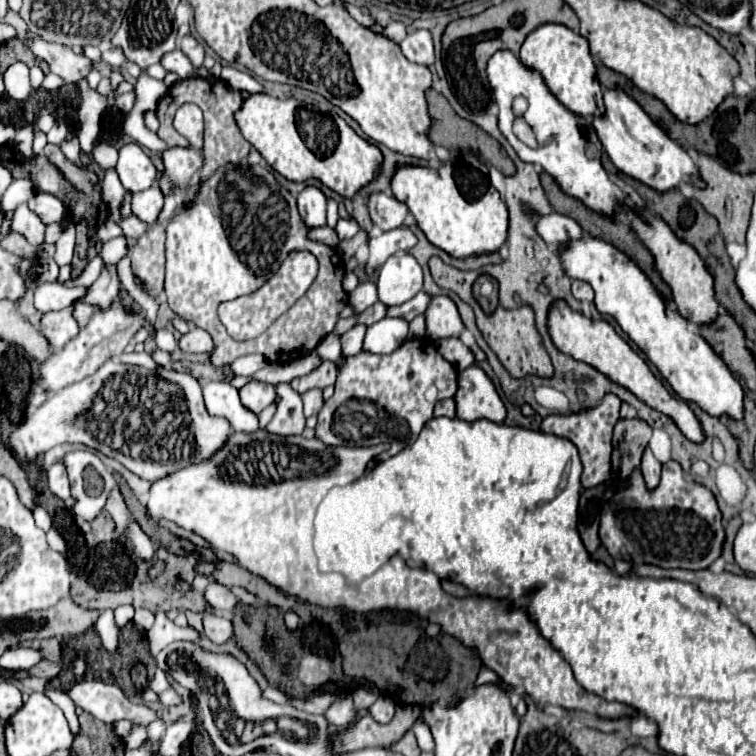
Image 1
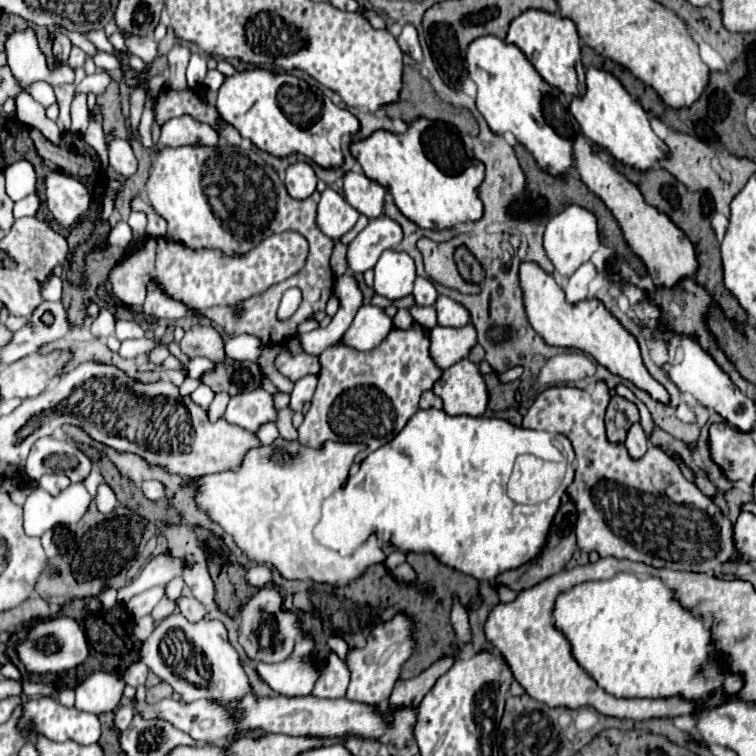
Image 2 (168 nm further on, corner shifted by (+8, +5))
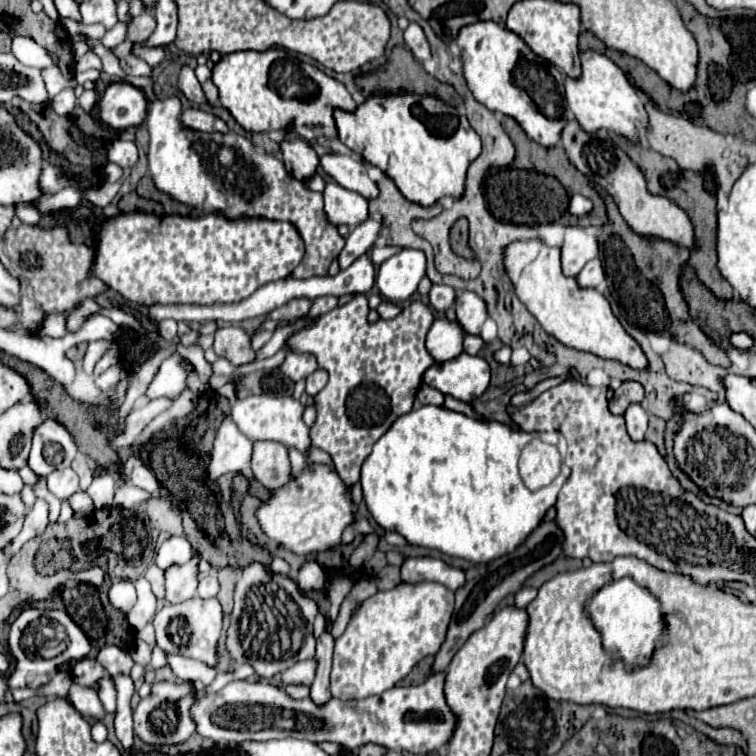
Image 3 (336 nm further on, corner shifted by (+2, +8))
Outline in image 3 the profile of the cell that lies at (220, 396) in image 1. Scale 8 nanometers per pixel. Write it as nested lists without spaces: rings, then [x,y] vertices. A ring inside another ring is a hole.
[[[289,447],[289,461],[291,461],[291,467],[293,467],[293,471],[295,473],[299,473],[299,469],[303,469],[303,465],[305,465],[305,455],[299,451],[299,449],[295,449],[295,447]]]

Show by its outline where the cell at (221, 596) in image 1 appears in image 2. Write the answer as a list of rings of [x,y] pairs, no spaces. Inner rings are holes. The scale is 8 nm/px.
[[[193,564],[185,568],[185,584],[193,590],[193,596],[203,604],[203,606],[211,606],[213,604],[213,582],[211,576],[207,572],[207,564]]]

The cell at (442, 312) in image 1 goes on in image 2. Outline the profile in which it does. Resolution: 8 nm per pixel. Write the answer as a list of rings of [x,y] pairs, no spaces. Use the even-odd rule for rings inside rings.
[[[439,296],[435,308],[437,308],[437,320],[441,326],[461,328],[469,324],[469,310],[463,304],[457,304],[455,300],[447,296]]]

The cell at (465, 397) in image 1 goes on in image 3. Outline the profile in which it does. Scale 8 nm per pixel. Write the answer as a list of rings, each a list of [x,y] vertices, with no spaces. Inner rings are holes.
[[[463,353],[457,359],[435,363],[423,375],[423,383],[439,389],[443,395],[471,403],[489,387],[489,365],[477,355]]]

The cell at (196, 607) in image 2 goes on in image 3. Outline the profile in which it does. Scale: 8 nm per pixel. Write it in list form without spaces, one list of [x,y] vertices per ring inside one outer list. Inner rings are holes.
[[[199,555],[181,567],[171,567],[165,571],[169,603],[183,603],[197,597],[197,563]]]

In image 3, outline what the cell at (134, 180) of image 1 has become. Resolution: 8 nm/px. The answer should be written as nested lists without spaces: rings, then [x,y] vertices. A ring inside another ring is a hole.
[[[113,141],[109,147],[109,161],[123,169],[131,169],[139,159],[137,145],[133,141]]]

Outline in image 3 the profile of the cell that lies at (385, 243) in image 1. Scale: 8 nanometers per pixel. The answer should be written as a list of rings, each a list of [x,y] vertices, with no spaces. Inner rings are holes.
[[[367,219],[361,225],[357,225],[351,231],[351,235],[347,237],[345,247],[343,247],[341,255],[339,255],[341,269],[347,269],[355,259],[365,255],[373,247],[373,243],[377,241],[381,229],[383,229],[383,223],[381,221],[373,221],[373,219]]]

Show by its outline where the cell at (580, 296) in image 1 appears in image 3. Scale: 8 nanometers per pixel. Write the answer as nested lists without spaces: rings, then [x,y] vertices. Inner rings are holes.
[[[591,259],[577,275],[577,283],[583,289],[599,287],[603,281],[605,281],[605,271],[603,271],[603,263],[599,259]]]

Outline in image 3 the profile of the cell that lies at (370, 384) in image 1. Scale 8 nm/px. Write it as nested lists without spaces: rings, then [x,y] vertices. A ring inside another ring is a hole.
[[[359,295],[353,297],[347,305],[335,307],[331,313],[321,315],[313,327],[295,333],[287,341],[293,351],[315,355],[319,367],[329,373],[329,381],[325,389],[315,395],[317,419],[311,425],[309,435],[313,447],[319,447],[331,455],[339,477],[343,477],[347,485],[353,485],[359,479],[361,465],[365,457],[371,453],[375,441],[379,441],[391,429],[395,419],[399,419],[401,415],[413,409],[417,389],[423,383],[423,373],[435,363],[425,349],[425,335],[431,323],[433,323],[433,313],[421,301],[413,301],[405,305],[403,313],[391,321],[379,319],[377,323],[367,323],[367,297]]]

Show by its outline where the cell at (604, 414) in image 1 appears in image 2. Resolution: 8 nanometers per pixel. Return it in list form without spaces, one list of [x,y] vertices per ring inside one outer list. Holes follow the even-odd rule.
[[[605,382],[581,390],[571,386],[553,386],[543,390],[529,412],[523,416],[523,426],[533,430],[547,430],[551,434],[563,434],[571,440],[575,450],[575,478],[567,488],[569,498],[577,506],[577,548],[583,552],[597,552],[601,558],[615,556],[633,562],[643,562],[655,568],[709,572],[711,560],[729,562],[735,560],[737,548],[733,542],[733,524],[729,518],[707,498],[697,486],[693,486],[679,470],[679,466],[657,446],[649,444],[647,454],[641,460],[633,460],[623,444],[609,444],[605,436],[605,408],[609,404],[609,388]]]

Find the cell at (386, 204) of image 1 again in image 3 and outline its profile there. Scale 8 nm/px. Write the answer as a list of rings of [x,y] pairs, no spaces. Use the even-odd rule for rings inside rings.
[[[323,155],[321,167],[329,177],[333,177],[341,187],[363,195],[365,199],[375,199],[379,195],[379,187],[369,179],[363,159],[349,155]]]

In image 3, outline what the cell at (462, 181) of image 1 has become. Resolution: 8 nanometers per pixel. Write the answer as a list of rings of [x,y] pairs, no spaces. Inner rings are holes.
[[[401,93],[391,97],[373,95],[363,105],[359,105],[355,113],[343,113],[341,109],[337,109],[333,117],[339,131],[339,141],[345,143],[353,153],[363,157],[367,163],[379,167],[389,179],[393,179],[407,201],[421,207],[431,207],[443,197],[461,199],[465,195],[467,171],[471,163],[481,155],[481,139],[459,109],[435,97]]]

